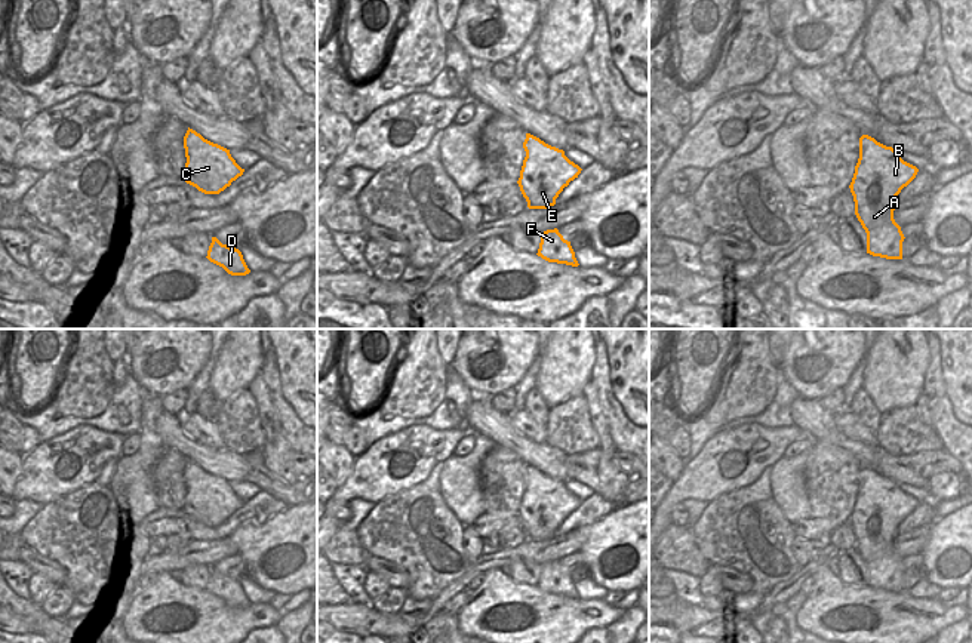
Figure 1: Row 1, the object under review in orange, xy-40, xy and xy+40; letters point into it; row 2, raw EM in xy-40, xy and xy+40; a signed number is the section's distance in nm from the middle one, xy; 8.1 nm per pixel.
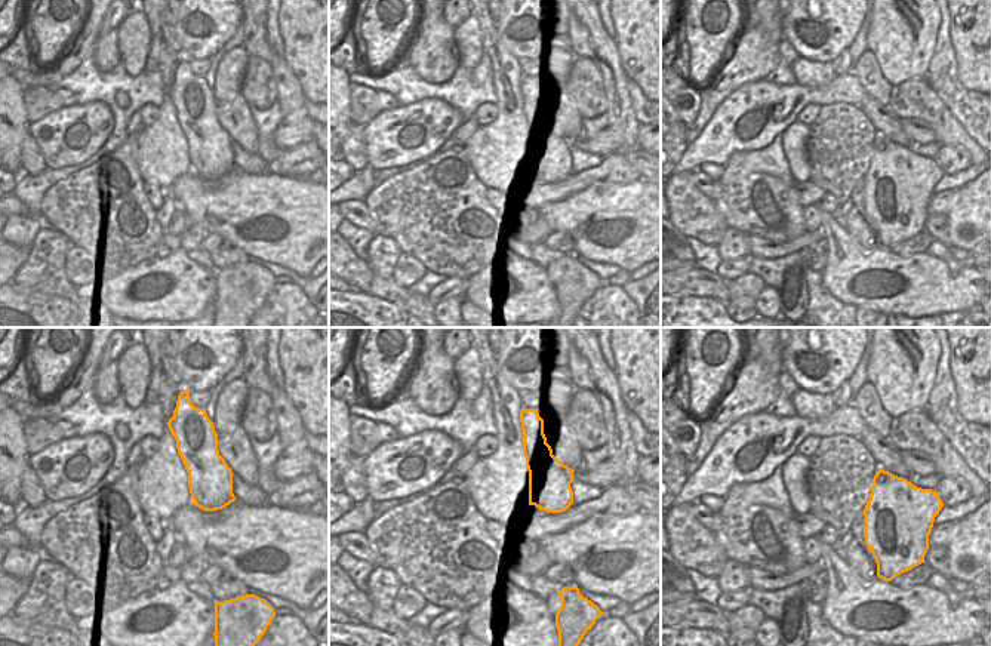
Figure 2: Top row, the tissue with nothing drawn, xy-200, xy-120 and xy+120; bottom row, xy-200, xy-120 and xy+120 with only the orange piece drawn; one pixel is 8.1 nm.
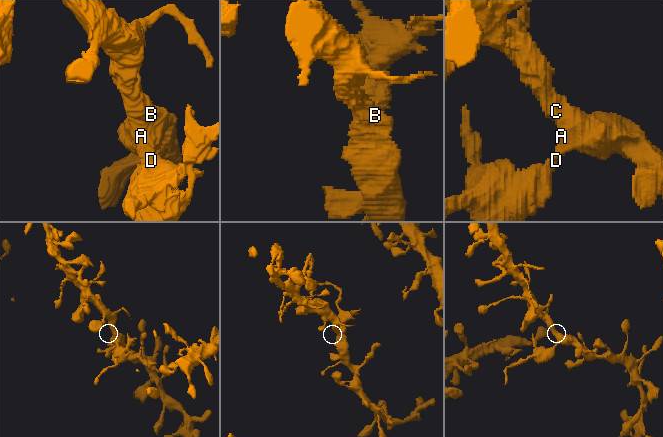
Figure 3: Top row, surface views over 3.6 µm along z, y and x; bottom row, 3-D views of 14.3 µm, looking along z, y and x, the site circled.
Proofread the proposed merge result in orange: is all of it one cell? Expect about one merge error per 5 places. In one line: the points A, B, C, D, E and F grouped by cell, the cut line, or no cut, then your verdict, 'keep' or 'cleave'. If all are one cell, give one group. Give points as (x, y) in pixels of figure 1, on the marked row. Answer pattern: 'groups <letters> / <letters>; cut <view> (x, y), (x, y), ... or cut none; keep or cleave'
groups A B C E F / D; cut xy (569, 243), (562, 243), (554, 251), (541, 257); cleave

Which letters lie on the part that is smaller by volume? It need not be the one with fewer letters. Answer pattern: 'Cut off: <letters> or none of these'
Cut off: D

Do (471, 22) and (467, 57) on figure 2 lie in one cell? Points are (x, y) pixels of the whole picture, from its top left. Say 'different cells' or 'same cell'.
same cell

